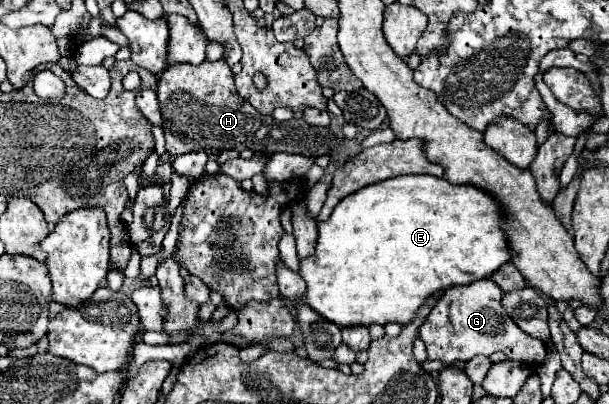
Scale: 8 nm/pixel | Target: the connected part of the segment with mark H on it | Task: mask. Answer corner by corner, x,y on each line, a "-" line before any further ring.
224,58
216,62
202,62
200,66
190,64
174,64
164,70
162,78
158,80
158,102
162,112
162,128
166,134
166,156
178,156
186,152
204,150
208,154
222,152
222,150
254,150
254,152
294,152
304,154
308,158
330,156
336,158
336,152
342,144
342,132
336,126
330,128
316,128
306,124
304,120
292,118
290,122
276,122
272,116
258,114
234,88
234,74

